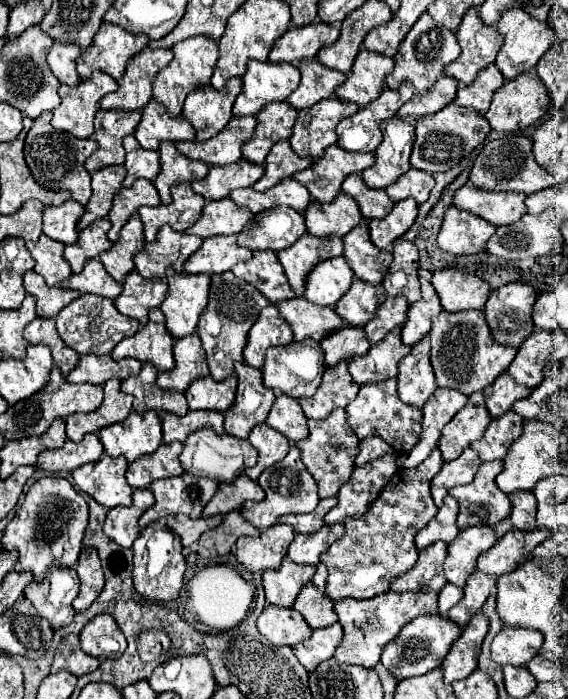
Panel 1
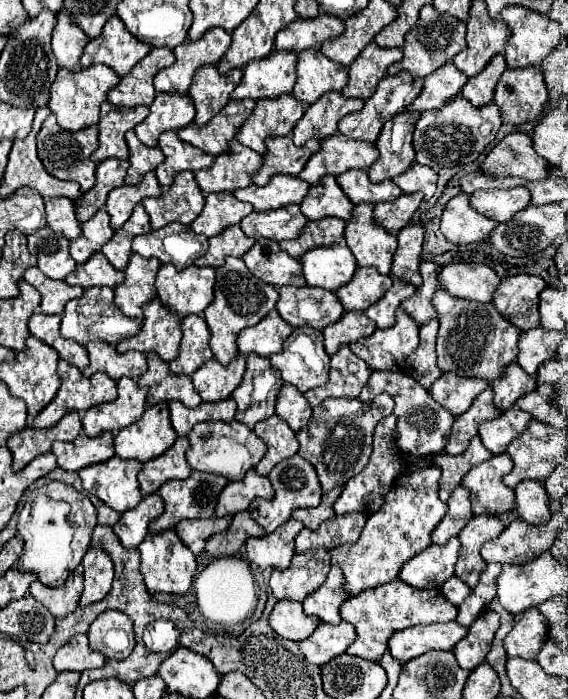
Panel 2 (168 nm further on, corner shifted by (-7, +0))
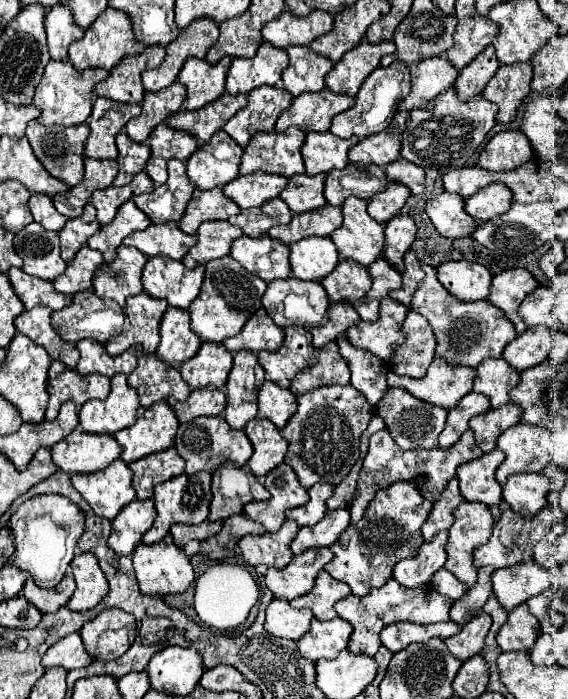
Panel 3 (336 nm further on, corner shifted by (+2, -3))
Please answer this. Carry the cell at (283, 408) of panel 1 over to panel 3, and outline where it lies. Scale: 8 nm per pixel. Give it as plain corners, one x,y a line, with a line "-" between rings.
266,380
258,392
258,408
264,418
274,422
280,430
286,426
286,422
294,416
296,412
296,396
286,390
278,388
274,382

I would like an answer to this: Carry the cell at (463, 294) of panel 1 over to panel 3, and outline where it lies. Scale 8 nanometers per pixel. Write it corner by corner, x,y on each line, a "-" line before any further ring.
444,262
436,268
438,280
452,296
462,302
474,302
488,298
492,274
476,262

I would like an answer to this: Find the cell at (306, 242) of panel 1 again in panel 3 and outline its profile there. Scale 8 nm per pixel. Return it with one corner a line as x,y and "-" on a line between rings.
326,206
324,210
314,210
314,212
304,212
304,214
294,214
292,222
282,226
282,228
270,228
270,236
284,242
292,244
308,236
330,236
334,230
338,230
342,224
342,212
338,206

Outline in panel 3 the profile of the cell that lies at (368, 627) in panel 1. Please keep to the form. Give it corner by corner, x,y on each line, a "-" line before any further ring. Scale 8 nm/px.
388,580
382,588
372,588
368,596
348,596
346,600
340,600
336,604
336,612
342,620
350,622
354,632
348,642
348,650
352,654
364,654
374,656
380,648
380,630
388,624
396,622
414,622
414,624
436,624
436,622
448,622
448,610
452,606
452,600
434,592
430,586
420,588
406,588
400,586
396,580

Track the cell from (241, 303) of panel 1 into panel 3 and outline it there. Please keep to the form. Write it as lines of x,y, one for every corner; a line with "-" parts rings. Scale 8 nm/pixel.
232,256
210,260
206,264
202,290
190,306
192,330
200,336
202,342
216,342
216,344
220,344
230,336
236,336
250,320
250,316
258,312
258,308
262,308
260,300
264,292
266,292
266,282
246,272

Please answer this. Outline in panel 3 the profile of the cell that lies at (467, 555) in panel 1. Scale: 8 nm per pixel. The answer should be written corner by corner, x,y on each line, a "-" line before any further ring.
462,502
456,512
454,512
454,524
448,530
448,544
446,544
446,552
448,552
448,560
444,564
444,568
448,572
452,572
460,582
464,582
468,588
474,586
476,582
476,568
472,564
472,552
476,546
482,546
490,534
492,534
492,526
494,526
494,518
490,514
490,510
484,504
478,502

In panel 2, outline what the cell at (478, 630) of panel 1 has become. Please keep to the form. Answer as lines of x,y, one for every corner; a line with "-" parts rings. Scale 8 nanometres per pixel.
483,611
469,627
469,633
453,647
453,653
463,669
475,669
485,661
495,631
499,629
499,615
495,611

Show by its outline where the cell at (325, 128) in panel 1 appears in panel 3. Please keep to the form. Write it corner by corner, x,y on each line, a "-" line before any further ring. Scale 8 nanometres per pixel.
328,88
314,94
300,94
294,104
282,112
276,122
276,132
286,132
290,126
298,126
304,132
326,132
336,114
348,110
354,98
334,94

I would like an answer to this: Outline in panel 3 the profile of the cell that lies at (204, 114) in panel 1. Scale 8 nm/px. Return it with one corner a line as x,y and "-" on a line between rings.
224,56
214,66
208,64
206,60
194,60
194,58
186,60
178,76
178,82
184,84
188,90
188,98
184,102
186,112
200,110
224,94
224,82
226,82
230,64
232,64
232,58
228,56

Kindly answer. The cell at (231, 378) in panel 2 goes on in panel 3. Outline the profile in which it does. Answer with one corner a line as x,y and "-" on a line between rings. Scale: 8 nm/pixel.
202,344
198,354
182,364
180,372
186,384
198,388
224,388
232,370
232,354
222,344

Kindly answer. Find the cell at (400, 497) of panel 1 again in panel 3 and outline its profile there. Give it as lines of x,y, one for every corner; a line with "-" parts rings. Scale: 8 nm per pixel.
416,478
408,482
396,482
390,488
380,490
368,504
364,518
352,524
340,536
340,540
330,546
334,558
324,566
324,570
332,578
348,584
354,596
366,596
370,588
382,586
392,576
394,564
398,560
412,558
422,546
424,540
420,528
432,510
432,502
422,496
420,488
422,480

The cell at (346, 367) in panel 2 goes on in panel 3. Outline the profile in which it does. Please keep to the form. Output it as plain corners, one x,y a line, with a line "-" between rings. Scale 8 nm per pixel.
330,342
324,348
318,350
318,364
314,368
308,368
306,372
300,372
294,378
294,384
290,386
292,394
302,396
314,388
322,386
346,386
350,384
350,368
348,362
340,356
338,344

